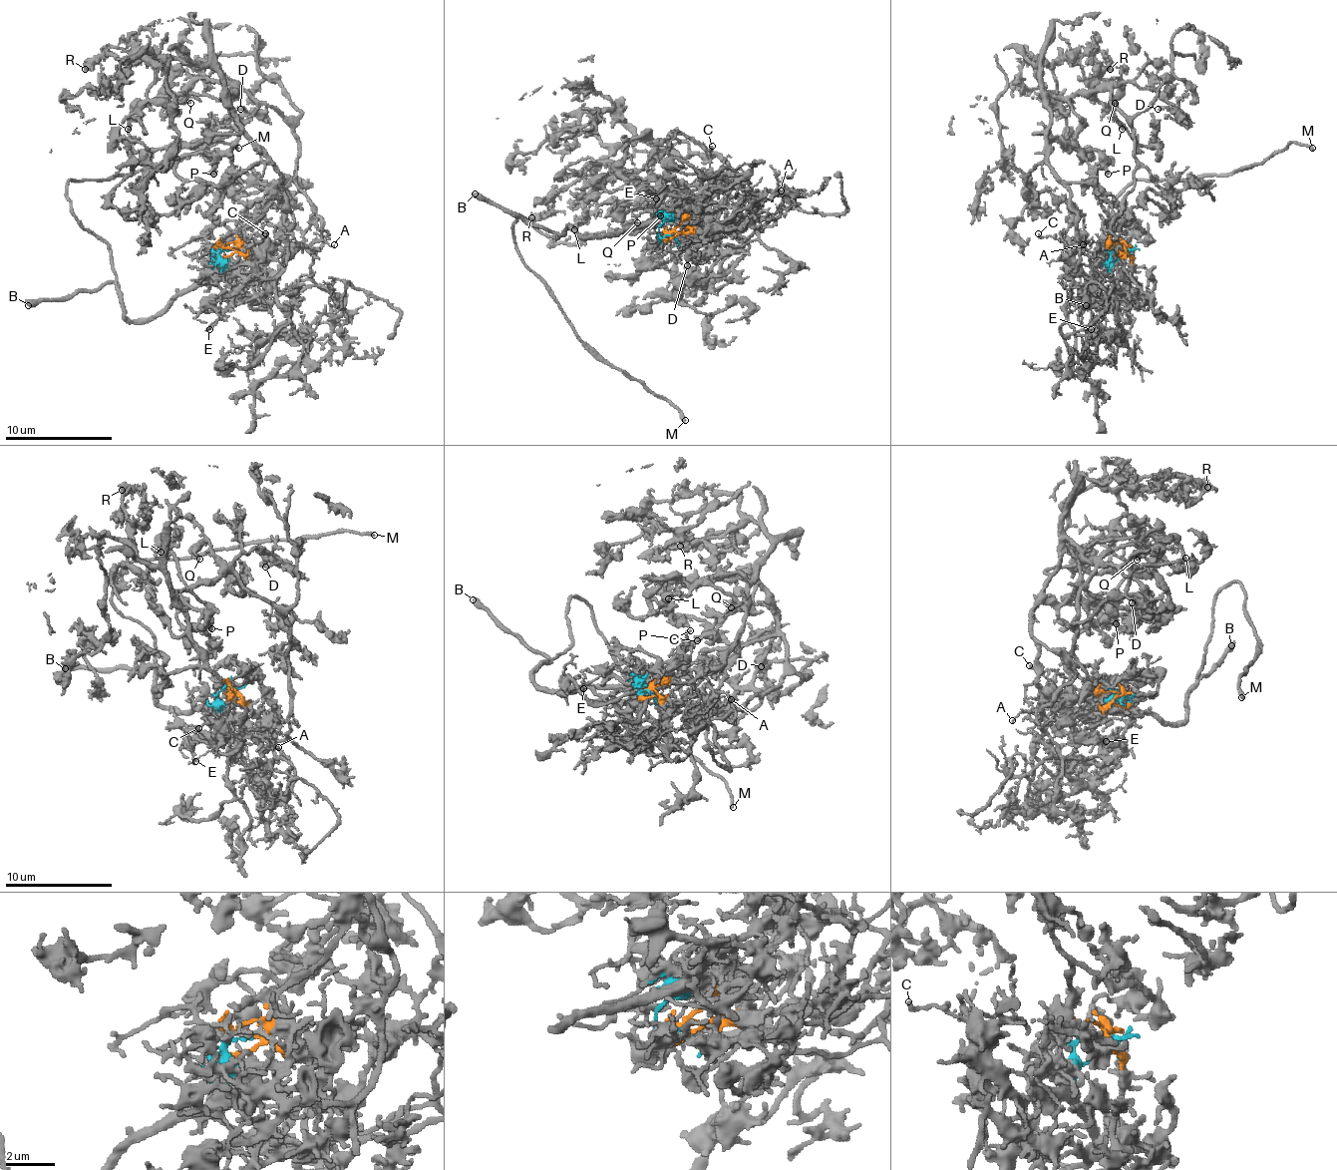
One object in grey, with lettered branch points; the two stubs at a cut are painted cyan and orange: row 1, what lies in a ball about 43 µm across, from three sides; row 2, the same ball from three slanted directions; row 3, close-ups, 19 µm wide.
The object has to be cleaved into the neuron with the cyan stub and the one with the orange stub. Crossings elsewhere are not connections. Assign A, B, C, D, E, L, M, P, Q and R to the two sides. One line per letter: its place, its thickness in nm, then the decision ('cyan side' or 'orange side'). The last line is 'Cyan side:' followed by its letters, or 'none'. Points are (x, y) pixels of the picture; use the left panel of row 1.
A: place (334, 244); calibre 100 nm; orange side
B: place (28, 305); calibre 480 nm; cyan side
C: place (265, 233); calibre 160 nm; cyan side
D: place (240, 109); calibre 200 nm; orange side
E: place (209, 329); calibre 100 nm; cyan side
L: place (128, 129); calibre 180 nm; orange side
M: place (238, 148); calibre 220 nm; cyan side
P: place (213, 174); calibre 340 nm; orange side
Q: place (190, 103); calibre 180 nm; orange side
R: place (85, 69); calibre 600 nm; orange side
Cyan side: B, C, E, M

